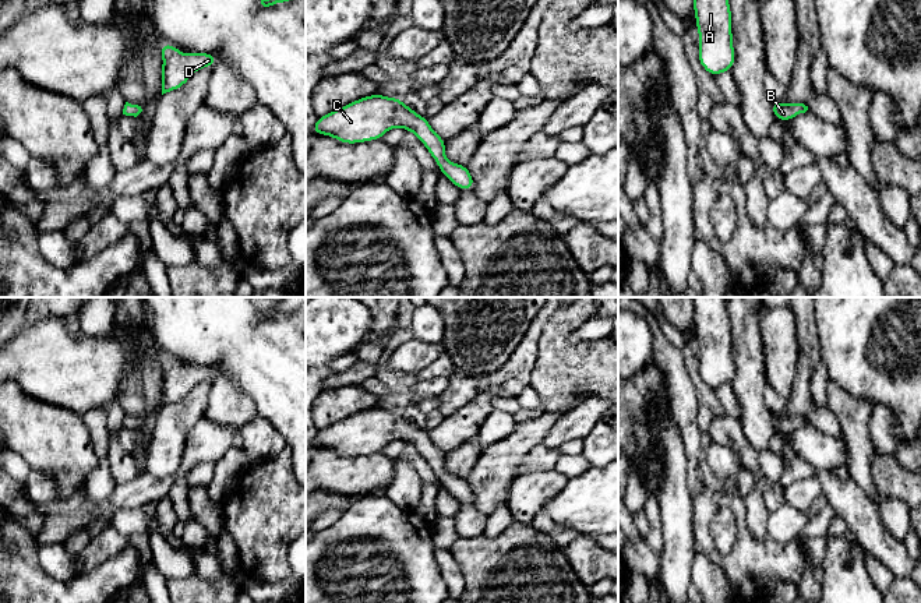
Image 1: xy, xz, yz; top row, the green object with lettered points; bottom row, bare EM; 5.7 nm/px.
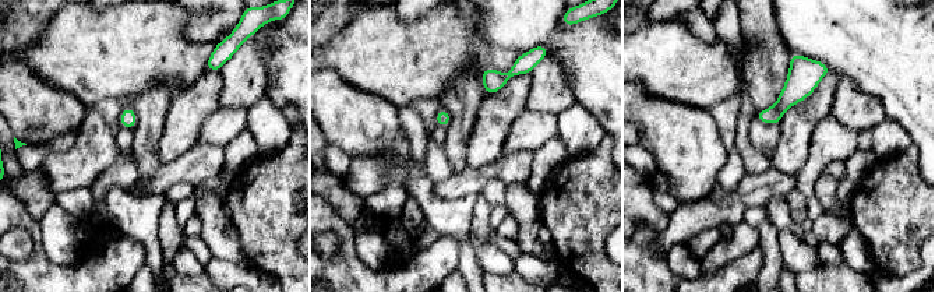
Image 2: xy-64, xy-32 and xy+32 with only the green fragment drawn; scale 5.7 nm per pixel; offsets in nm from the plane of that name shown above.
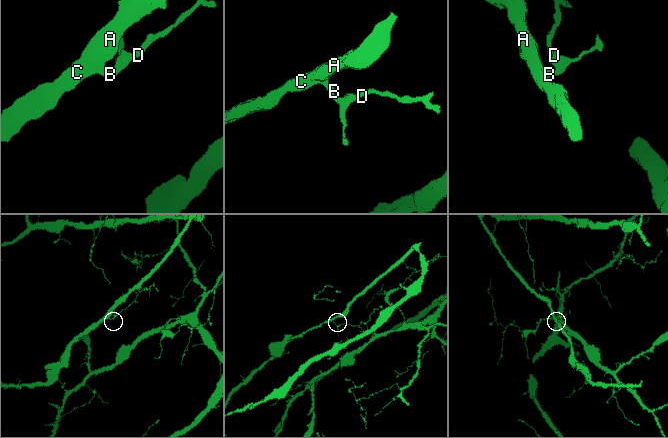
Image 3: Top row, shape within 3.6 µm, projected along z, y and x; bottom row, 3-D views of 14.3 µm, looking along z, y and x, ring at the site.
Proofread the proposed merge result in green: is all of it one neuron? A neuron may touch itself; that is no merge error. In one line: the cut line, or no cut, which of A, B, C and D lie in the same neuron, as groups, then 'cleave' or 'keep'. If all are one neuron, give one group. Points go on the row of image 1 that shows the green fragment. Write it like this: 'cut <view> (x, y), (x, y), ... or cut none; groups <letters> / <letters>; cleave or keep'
cut none; groups A B C D; keep

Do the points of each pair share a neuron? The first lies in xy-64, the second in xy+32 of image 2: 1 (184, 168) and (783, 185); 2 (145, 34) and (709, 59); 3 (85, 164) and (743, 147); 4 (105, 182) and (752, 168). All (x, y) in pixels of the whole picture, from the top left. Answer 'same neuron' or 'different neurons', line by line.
1: same neuron
2: same neuron
3: different neurons
4: same neuron

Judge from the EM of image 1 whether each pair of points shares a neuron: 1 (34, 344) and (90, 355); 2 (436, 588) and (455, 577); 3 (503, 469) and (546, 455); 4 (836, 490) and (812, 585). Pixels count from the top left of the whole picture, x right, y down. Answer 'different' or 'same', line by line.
1: same
2: different
3: different
4: different

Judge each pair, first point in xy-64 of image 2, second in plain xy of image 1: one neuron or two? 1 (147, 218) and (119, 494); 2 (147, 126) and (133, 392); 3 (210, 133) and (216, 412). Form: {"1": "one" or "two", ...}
{"1": "two", "2": "one", "3": "two"}

